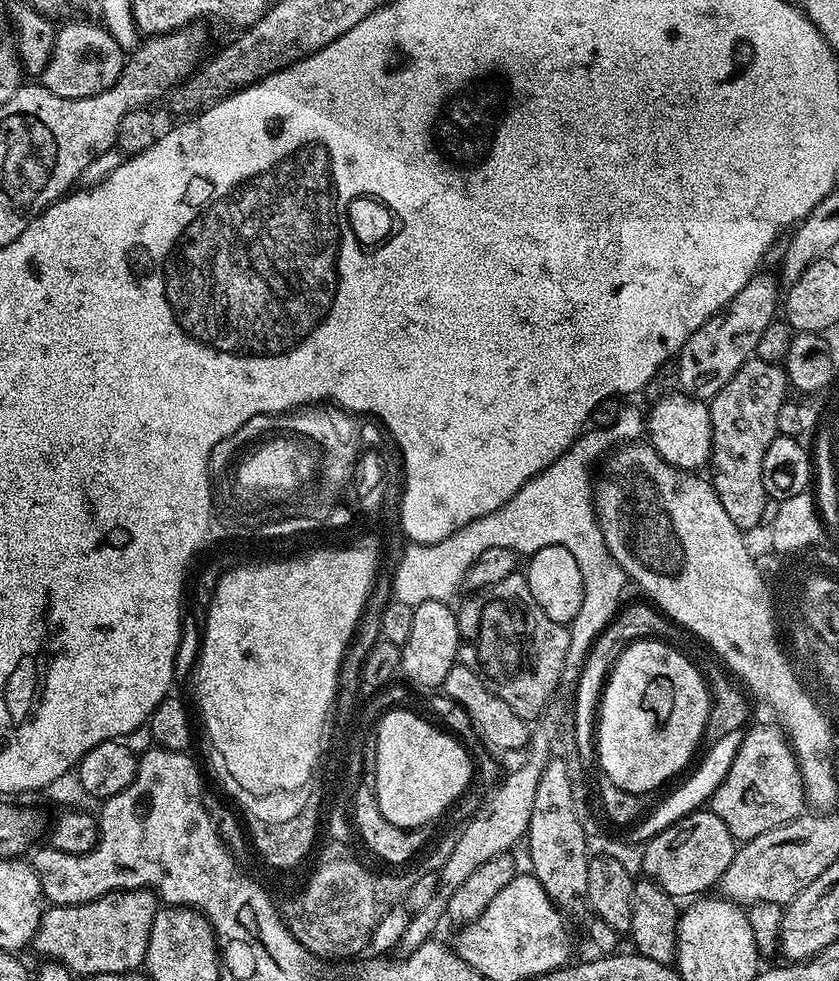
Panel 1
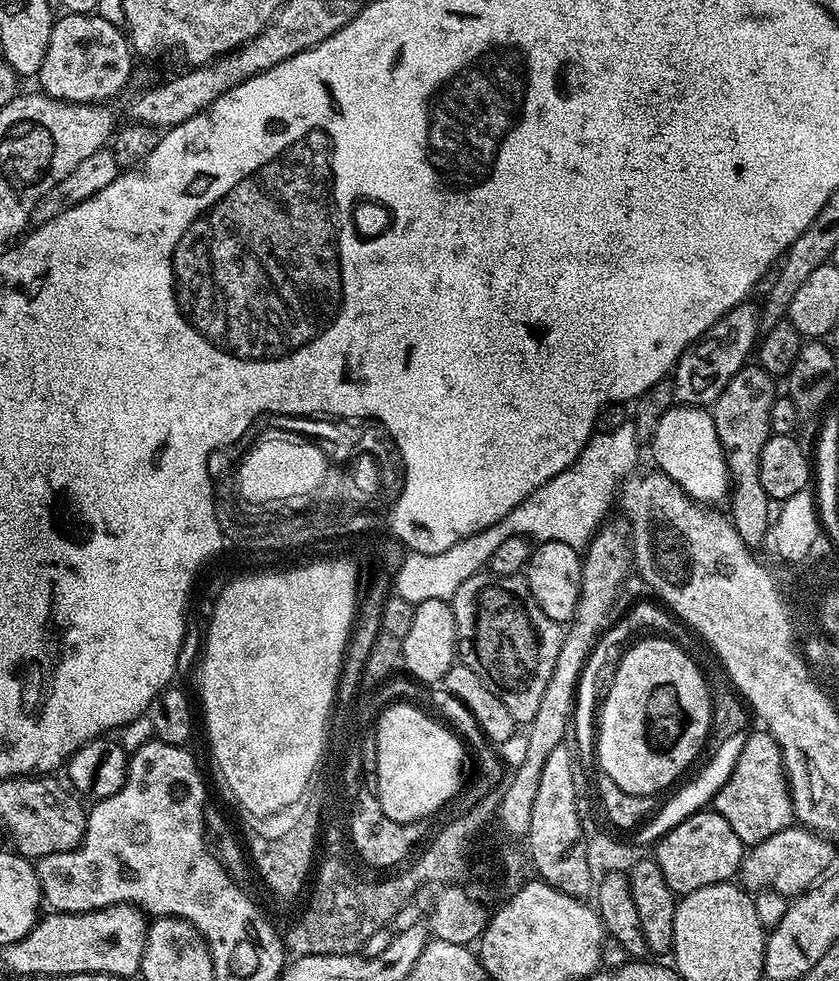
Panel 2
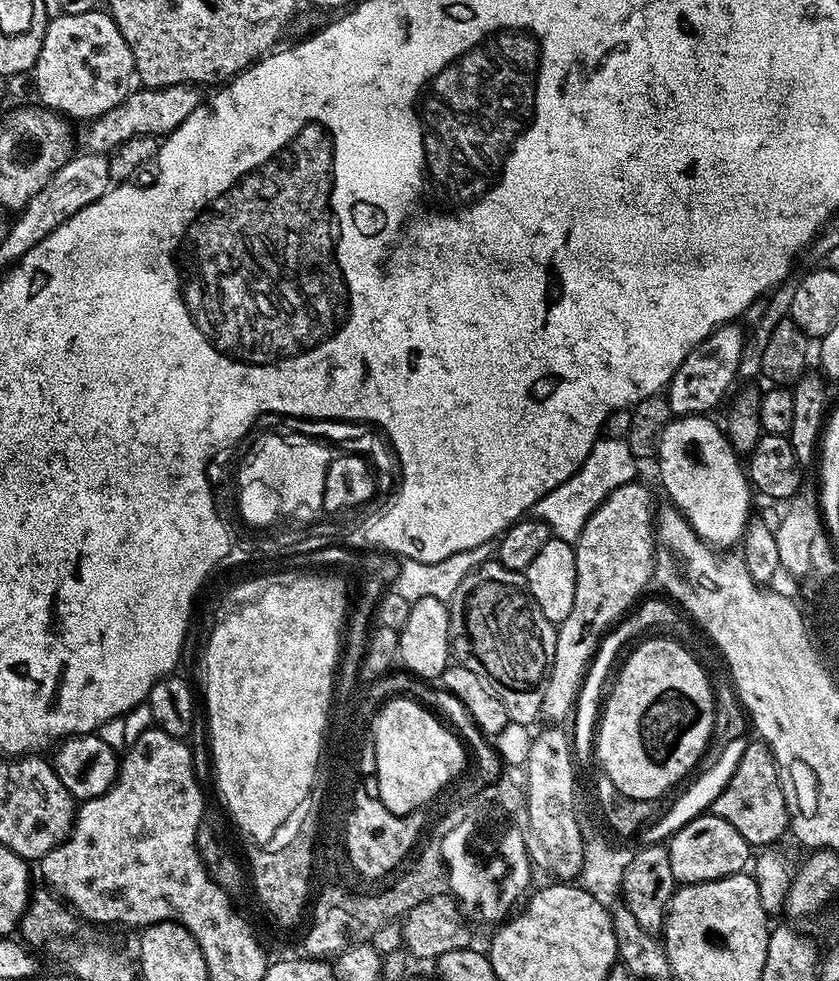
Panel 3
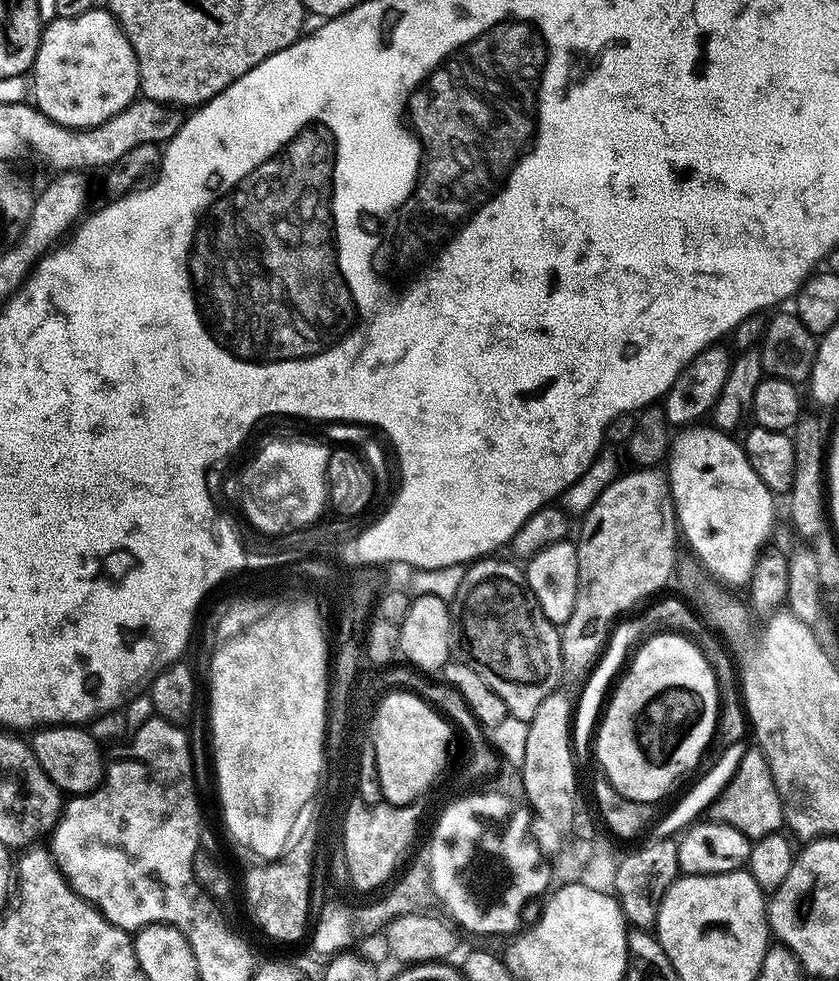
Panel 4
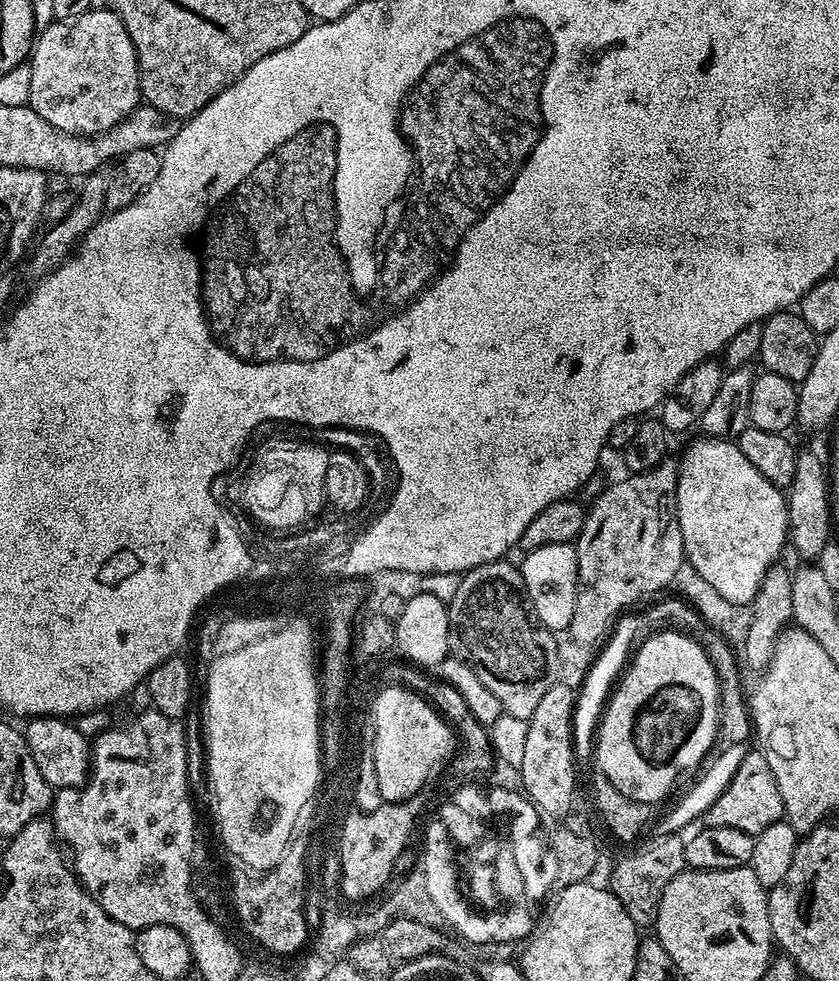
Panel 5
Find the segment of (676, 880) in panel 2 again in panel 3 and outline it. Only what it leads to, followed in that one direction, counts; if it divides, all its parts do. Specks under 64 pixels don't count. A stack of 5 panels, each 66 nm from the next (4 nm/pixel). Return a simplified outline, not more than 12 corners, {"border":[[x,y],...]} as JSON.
{"border":[[694,817],[666,840],[680,886],[741,875],[754,856],[730,822]]}

